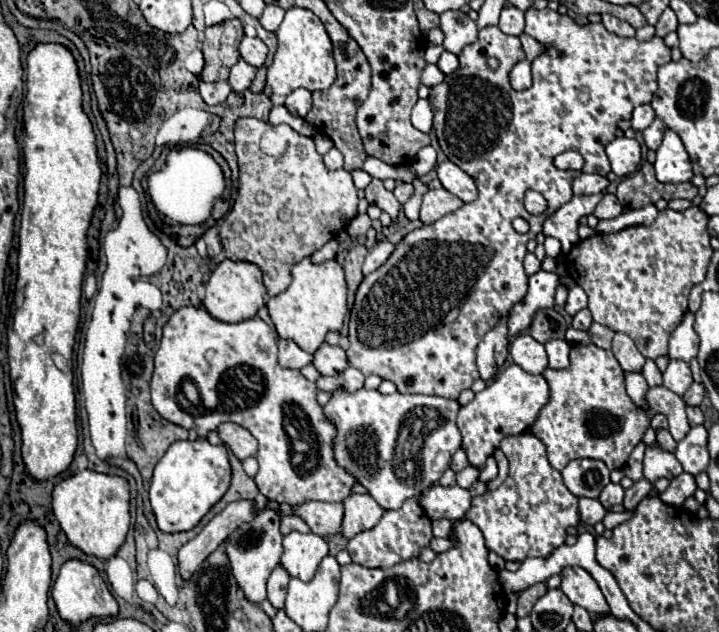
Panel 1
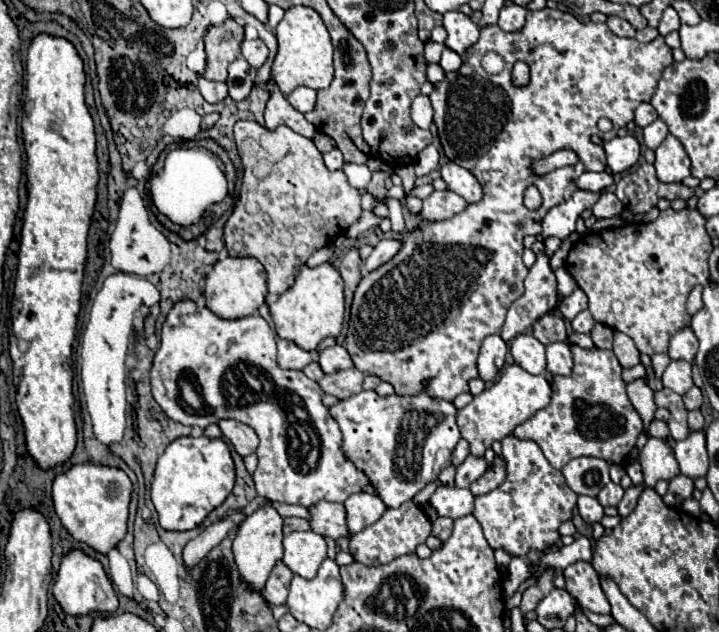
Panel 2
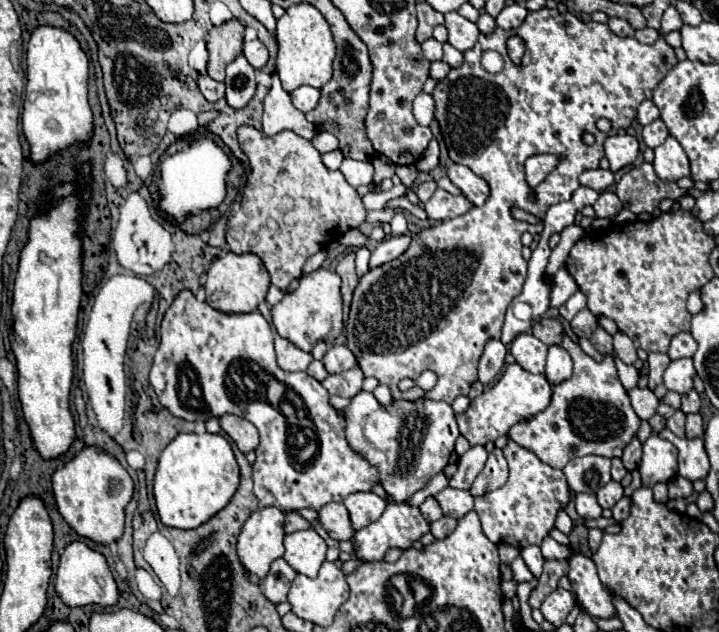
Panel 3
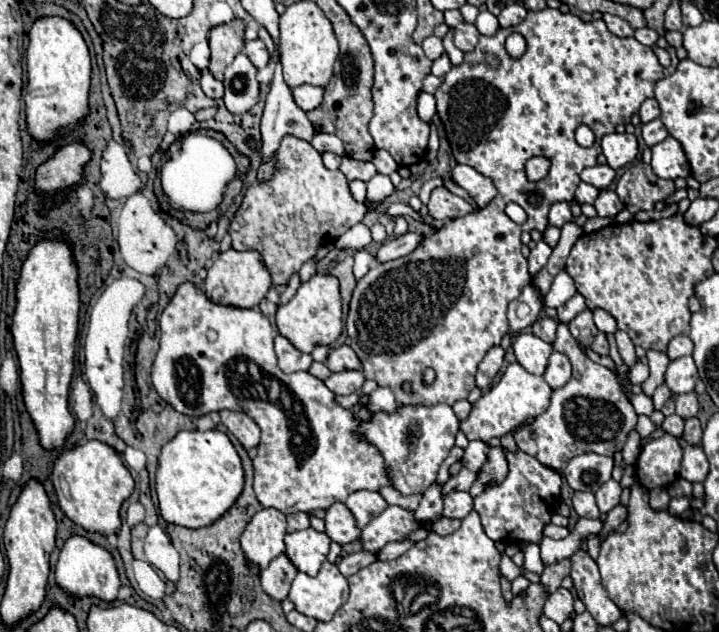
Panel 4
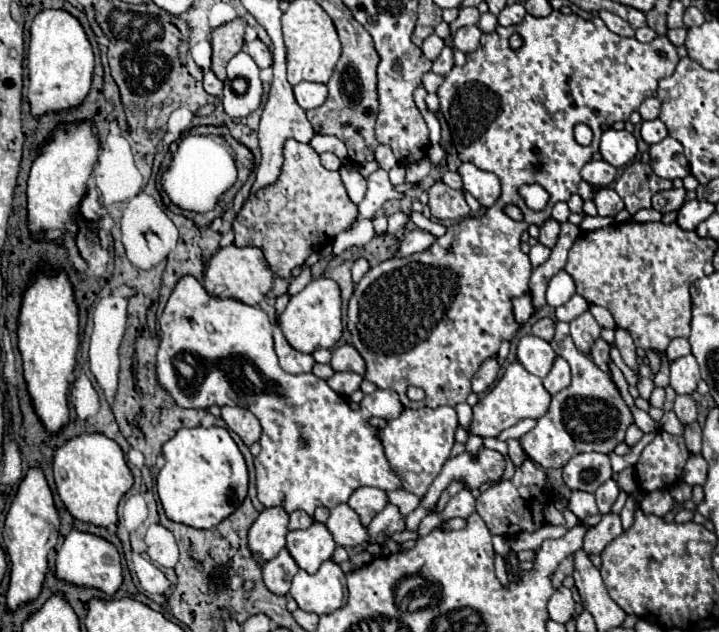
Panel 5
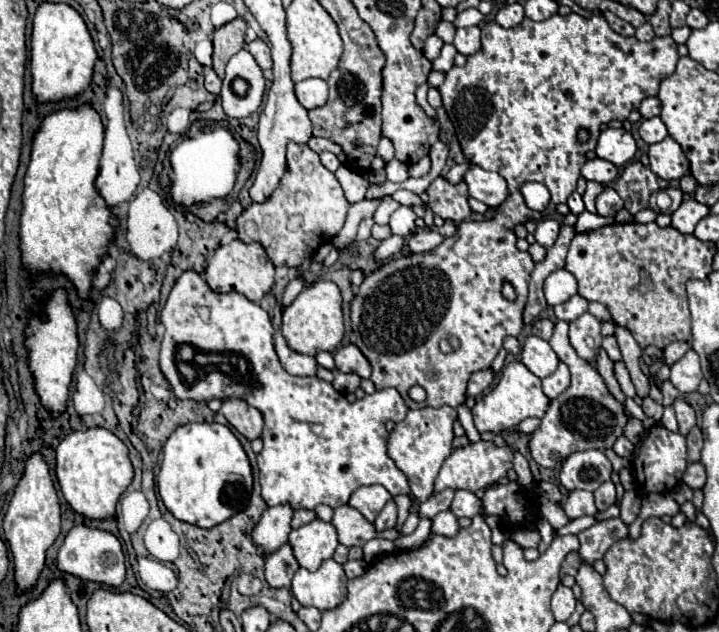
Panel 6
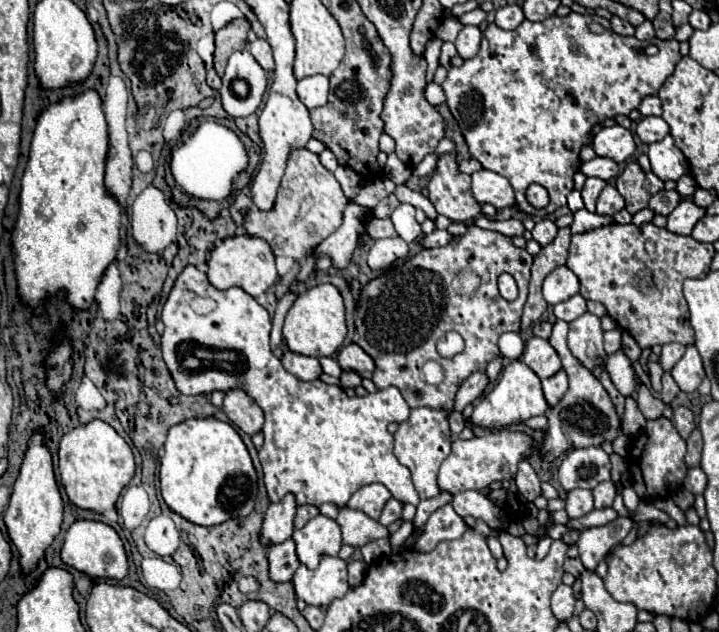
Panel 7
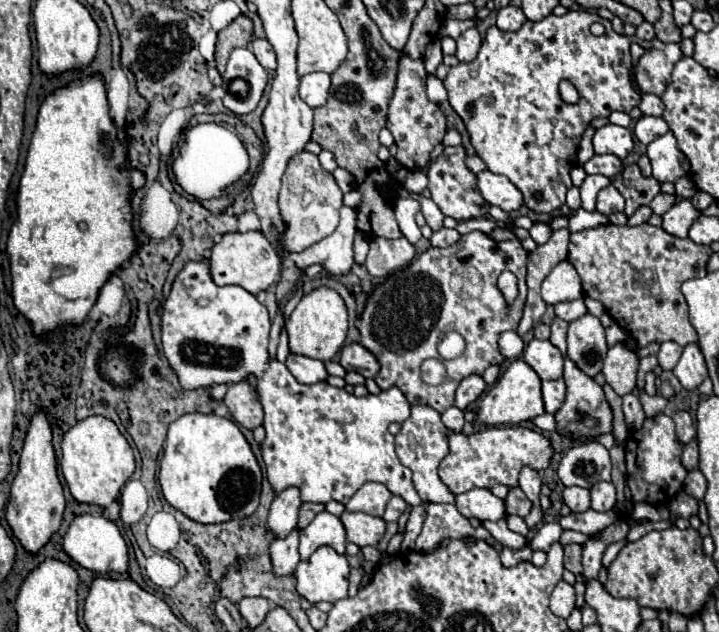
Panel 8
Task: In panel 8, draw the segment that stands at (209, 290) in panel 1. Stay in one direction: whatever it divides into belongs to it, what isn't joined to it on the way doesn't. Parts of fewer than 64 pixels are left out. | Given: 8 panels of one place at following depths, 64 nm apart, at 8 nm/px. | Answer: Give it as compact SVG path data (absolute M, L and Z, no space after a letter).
M260 230L250 232L228 232L220 238L220 242L214 244L212 256L210 256L210 270L212 278L218 286L236 284L248 290L250 294L258 294L262 290L268 290L272 284L280 280L280 260L276 248L268 242L268 238Z

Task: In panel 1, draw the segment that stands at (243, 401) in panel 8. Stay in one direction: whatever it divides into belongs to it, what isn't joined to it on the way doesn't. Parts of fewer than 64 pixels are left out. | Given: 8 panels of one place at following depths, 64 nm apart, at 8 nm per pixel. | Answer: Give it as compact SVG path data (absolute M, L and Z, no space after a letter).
M224 422L218 426L218 434L220 434L220 440L238 456L238 460L246 460L248 456L254 456L258 450L256 438L240 424Z

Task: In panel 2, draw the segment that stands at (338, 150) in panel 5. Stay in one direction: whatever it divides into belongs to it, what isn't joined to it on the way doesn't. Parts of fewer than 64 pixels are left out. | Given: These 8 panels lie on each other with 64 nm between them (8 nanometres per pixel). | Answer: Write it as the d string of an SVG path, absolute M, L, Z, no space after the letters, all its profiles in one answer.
M316 132L314 144L316 144L316 148L318 148L322 154L324 154L324 152L330 152L332 148L336 148L334 140L332 140L328 134L324 134L324 132Z

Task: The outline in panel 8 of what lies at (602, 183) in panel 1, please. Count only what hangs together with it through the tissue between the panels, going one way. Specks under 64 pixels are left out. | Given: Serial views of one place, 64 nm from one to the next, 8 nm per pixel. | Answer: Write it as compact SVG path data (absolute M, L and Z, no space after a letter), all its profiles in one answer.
M594 154L586 164L584 164L586 174L604 174L608 178L614 178L622 170L622 160L618 156L610 154Z

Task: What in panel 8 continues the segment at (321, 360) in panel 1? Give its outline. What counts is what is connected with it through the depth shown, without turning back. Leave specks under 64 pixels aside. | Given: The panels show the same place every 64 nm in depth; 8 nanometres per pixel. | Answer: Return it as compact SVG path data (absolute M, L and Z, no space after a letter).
M348 344L340 352L340 364L350 372L360 372L364 378L374 378L380 370L376 356L362 344Z

